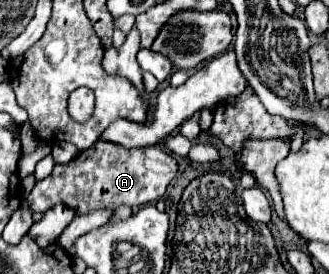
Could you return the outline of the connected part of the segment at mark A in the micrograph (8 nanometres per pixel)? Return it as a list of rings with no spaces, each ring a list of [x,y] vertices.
[[[97,141],[93,147],[81,151],[67,165],[55,165],[47,179],[35,183],[33,191],[27,195],[27,203],[33,213],[45,213],[53,205],[63,203],[77,215],[85,215],[105,207],[117,209],[121,203],[129,207],[139,207],[163,197],[175,173],[177,161],[157,145],[123,149],[121,145],[107,145],[107,141]]]

